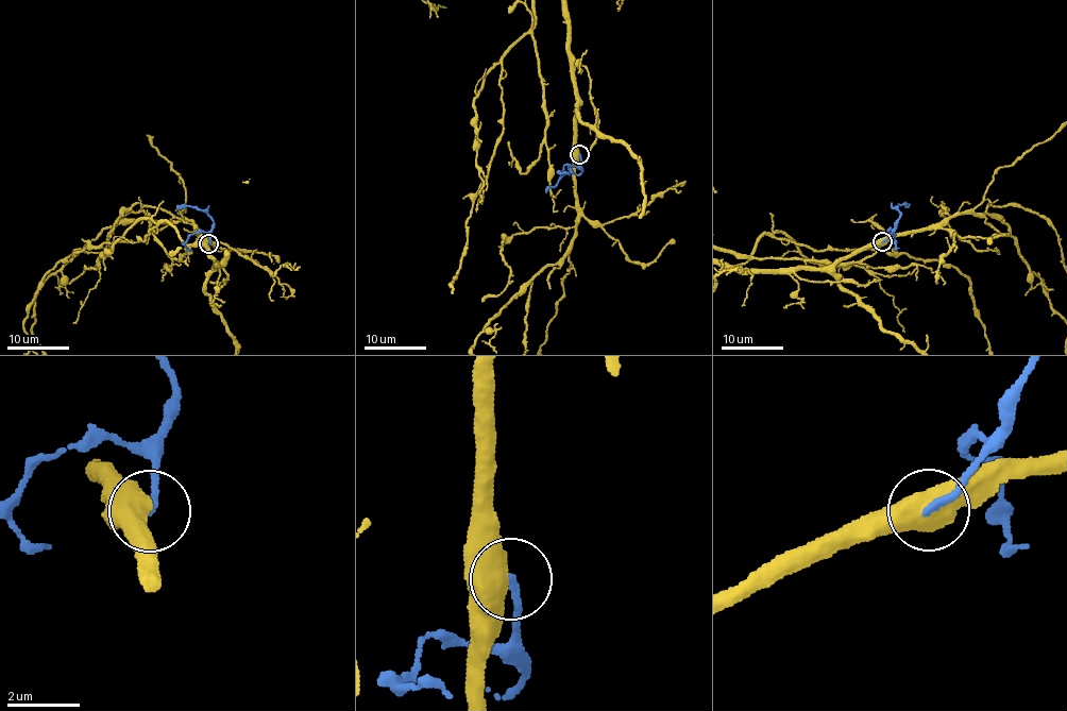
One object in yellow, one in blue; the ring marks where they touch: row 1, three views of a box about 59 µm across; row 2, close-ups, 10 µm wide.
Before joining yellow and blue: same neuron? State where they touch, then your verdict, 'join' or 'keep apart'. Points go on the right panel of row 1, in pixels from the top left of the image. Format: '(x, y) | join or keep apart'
(882, 241) | keep apart

